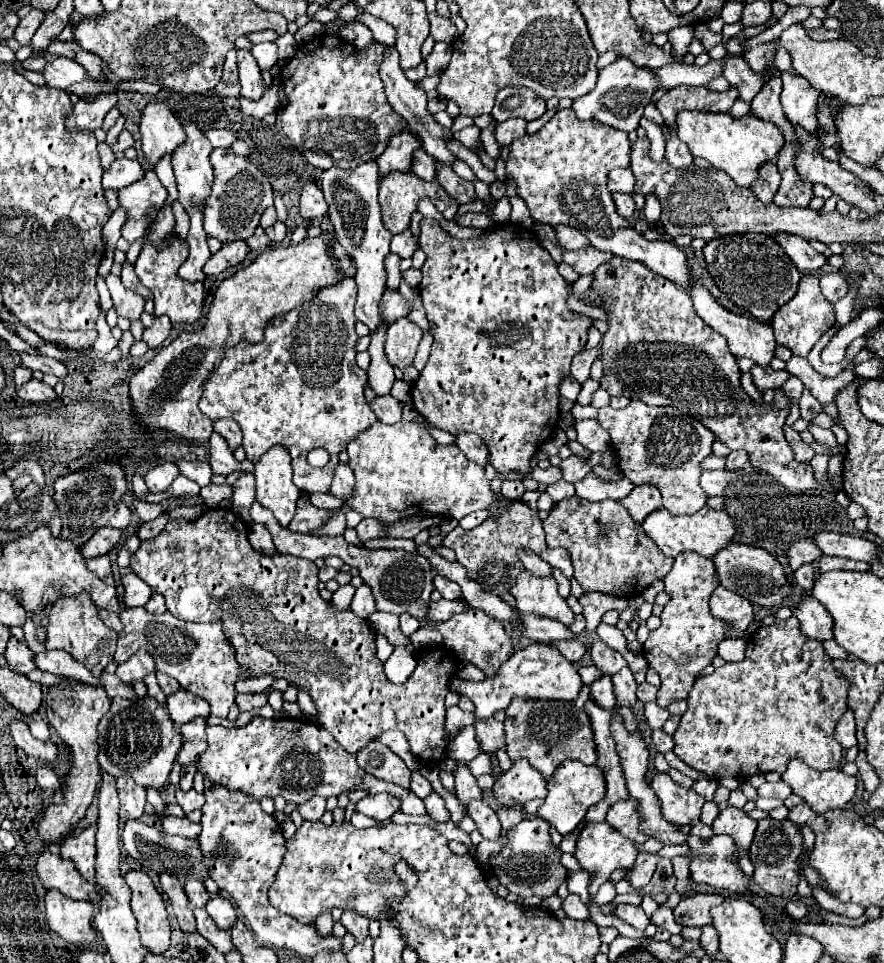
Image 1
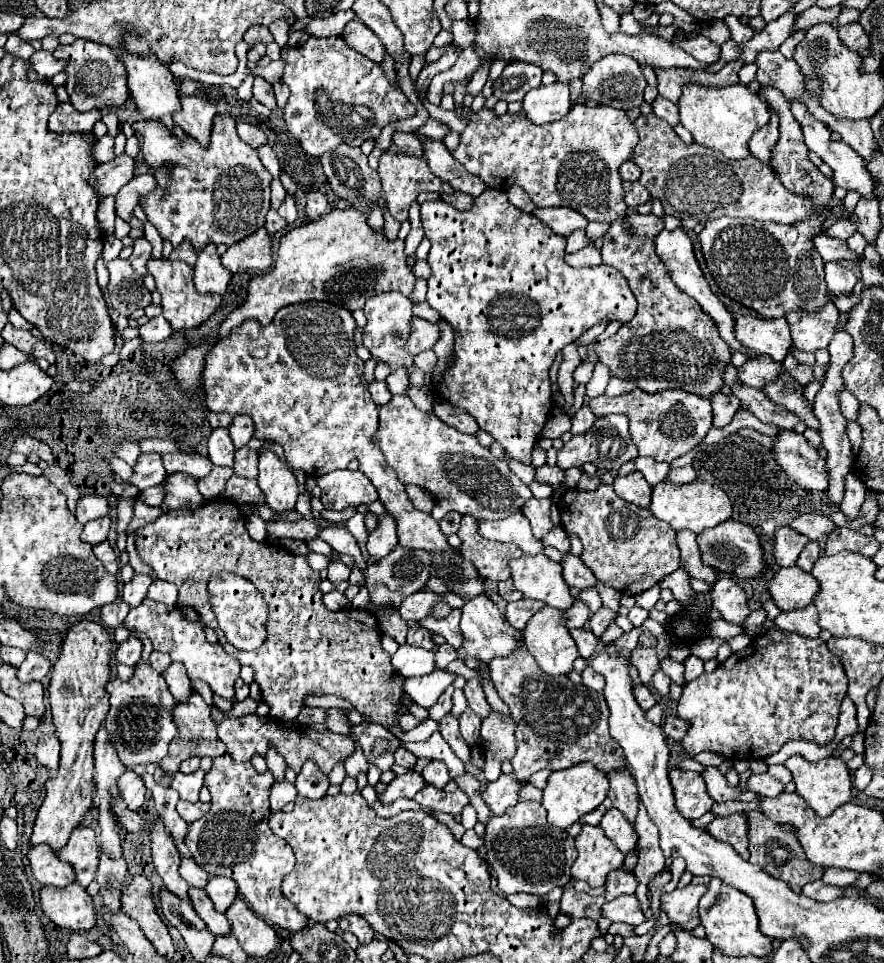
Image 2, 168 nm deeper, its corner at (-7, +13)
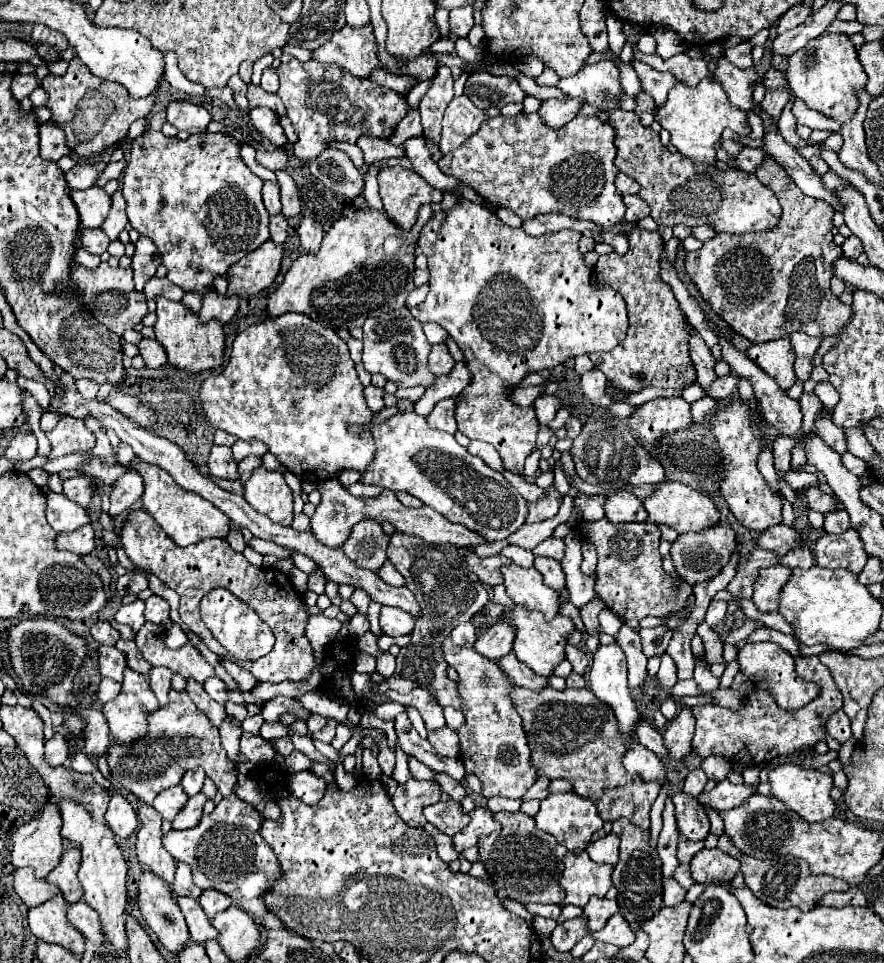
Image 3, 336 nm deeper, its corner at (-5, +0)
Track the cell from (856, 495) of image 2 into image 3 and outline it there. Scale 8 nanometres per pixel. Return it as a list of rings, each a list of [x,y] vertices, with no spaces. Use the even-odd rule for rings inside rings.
[[[854,528],[842,534],[824,534],[814,546],[816,564],[822,568],[850,568],[860,574],[868,562],[868,554]]]

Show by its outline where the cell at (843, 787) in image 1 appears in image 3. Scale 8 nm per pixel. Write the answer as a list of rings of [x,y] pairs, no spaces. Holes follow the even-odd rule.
[[[782,764],[782,766],[776,766],[768,774],[768,778],[770,778],[770,786],[772,786],[774,796],[778,800],[782,800],[790,810],[794,810],[802,820],[812,824],[812,822],[824,822],[834,816],[836,802],[830,796],[830,790],[834,788],[830,774],[826,774],[822,770],[804,770],[796,764]]]

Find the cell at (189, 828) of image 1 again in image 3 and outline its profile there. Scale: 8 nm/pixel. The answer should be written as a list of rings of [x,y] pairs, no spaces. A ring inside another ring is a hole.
[[[198,792],[196,796],[190,796],[188,798],[188,804],[186,808],[182,808],[182,812],[178,812],[178,816],[174,818],[172,822],[172,828],[174,830],[186,830],[186,828],[194,828],[200,818],[202,818],[202,808],[204,808],[204,802],[206,802],[206,796],[202,792]]]

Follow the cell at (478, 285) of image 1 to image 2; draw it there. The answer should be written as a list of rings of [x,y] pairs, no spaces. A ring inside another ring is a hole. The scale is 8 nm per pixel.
[[[486,189],[474,199],[468,211],[458,211],[442,199],[427,201],[420,205],[420,217],[425,236],[432,245],[428,254],[432,277],[428,279],[426,301],[452,325],[456,337],[456,359],[448,367],[436,393],[468,411],[478,427],[488,431],[512,459],[528,465],[534,443],[550,415],[548,369],[556,353],[604,319],[628,323],[636,313],[636,299],[624,275],[614,267],[598,265],[574,269],[566,265],[566,237],[556,235],[534,215],[510,205],[506,191]],[[472,323],[488,325],[484,327],[482,343],[472,343]]]

